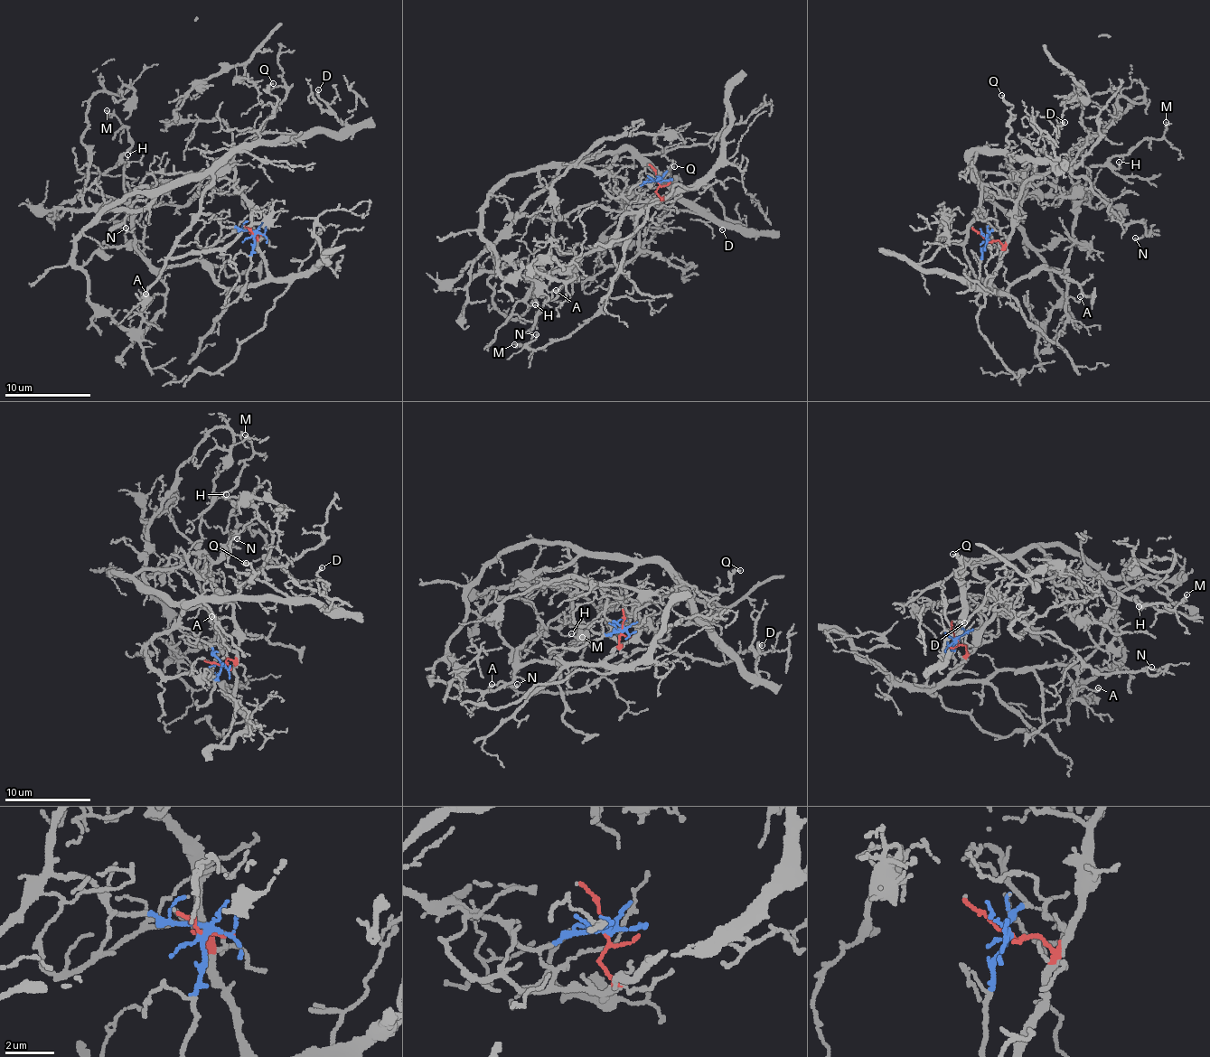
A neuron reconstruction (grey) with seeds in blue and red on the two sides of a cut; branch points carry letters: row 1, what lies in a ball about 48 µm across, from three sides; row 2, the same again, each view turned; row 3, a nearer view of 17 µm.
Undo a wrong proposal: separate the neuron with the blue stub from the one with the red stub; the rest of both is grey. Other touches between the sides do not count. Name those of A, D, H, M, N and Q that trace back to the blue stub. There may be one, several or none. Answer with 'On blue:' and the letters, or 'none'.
On blue: D, Q

